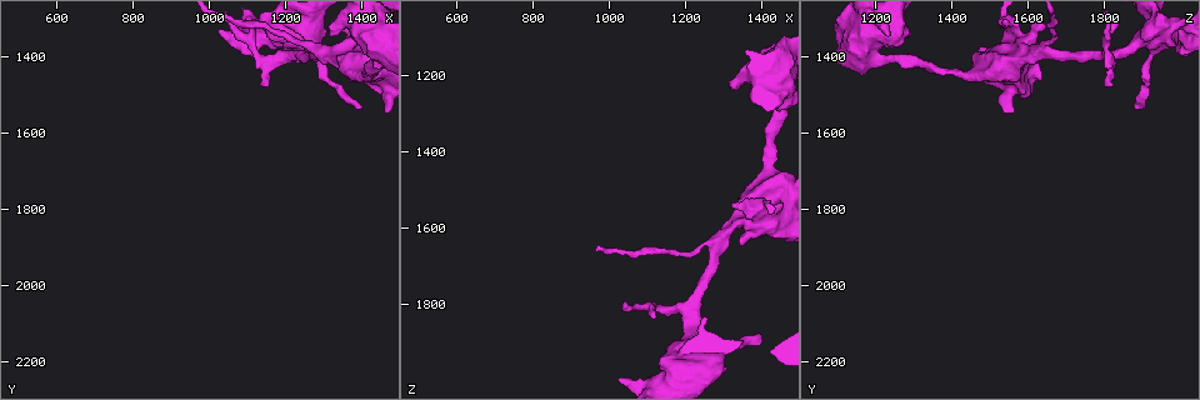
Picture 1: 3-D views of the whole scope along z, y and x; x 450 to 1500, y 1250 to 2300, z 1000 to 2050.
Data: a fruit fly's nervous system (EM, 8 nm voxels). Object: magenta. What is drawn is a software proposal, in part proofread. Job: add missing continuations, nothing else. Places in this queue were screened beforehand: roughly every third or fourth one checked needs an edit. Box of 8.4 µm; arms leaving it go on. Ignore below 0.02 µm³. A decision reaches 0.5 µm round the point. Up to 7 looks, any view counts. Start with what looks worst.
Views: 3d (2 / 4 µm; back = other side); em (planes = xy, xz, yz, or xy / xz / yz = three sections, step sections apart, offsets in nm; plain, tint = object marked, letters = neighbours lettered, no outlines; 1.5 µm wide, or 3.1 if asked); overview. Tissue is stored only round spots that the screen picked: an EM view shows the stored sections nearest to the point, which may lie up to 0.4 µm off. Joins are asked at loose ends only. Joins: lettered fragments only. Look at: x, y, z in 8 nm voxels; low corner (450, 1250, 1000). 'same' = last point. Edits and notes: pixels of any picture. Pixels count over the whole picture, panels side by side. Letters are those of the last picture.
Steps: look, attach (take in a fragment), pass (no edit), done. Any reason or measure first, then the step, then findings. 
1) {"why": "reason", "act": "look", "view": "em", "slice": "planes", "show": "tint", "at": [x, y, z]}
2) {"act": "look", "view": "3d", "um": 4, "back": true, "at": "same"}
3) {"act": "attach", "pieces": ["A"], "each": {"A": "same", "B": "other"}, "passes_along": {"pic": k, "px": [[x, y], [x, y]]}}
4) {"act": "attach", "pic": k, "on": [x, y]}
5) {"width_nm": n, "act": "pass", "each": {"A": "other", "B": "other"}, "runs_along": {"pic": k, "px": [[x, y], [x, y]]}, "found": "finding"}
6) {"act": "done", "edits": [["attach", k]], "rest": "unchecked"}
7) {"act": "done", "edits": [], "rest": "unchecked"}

{"why": "an open end", "act": "look", "view": "em", "slice": "planes", "show": "letters", "at": [1145, 1480, 1815]}

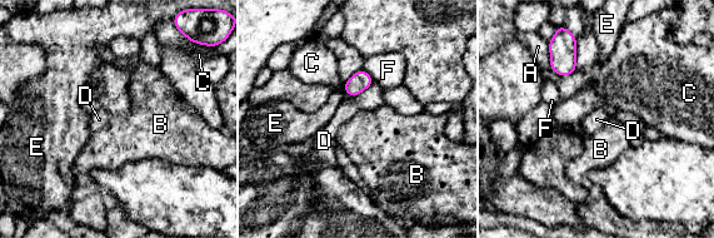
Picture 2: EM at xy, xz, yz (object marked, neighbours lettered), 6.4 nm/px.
{"act": "pass", "each": {"A": "other", "B": "other", "C": "other", "D": "other", "E": "other", "F": "other"}, "border": {"pic": 2, "px": [[374, 80], [354, 95], [343, 89]]}, "found": "no lettered fragment goes on from it"}

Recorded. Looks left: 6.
{"why": "tapers out", "act": "look", "view": "3d", "um": 2, "at": [1395, 1525, 1890]}

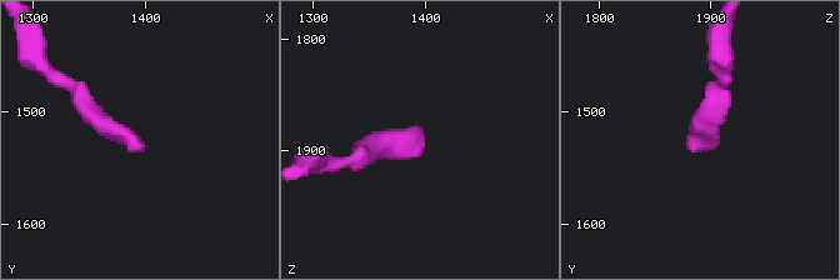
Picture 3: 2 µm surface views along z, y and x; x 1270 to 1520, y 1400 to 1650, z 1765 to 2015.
{"act": "look", "view": "em", "slice": "planes", "show": "letters", "at": [1400, 1530, 1890]}

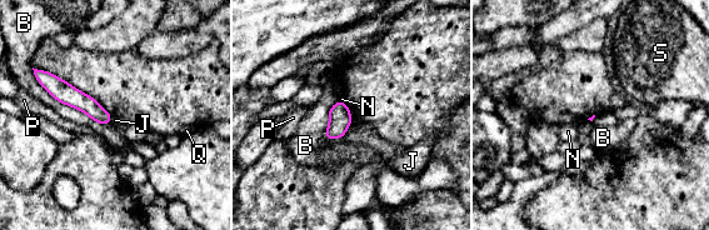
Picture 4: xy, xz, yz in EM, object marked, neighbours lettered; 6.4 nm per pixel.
{"act": "pass", "each": {"B": "other", "J": "other", "N": "other", "P": "other", "Q": "other", "S": "other"}, "runs_along": {"pic": 4, "px": [[48, 79], [108, 120]]}, "found": "no lettered fragment goes on from it"}

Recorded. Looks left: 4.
{"act": "look", "view": "em", "slice": "yz", "step": 8, "show": "letters", "at": [1025, 1335, 1995]}

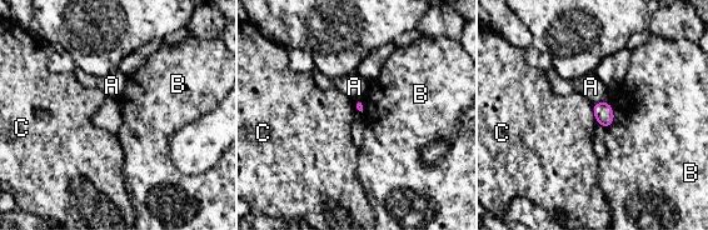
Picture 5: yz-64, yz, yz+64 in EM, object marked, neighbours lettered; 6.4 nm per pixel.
{"act": "pass", "each": {"A": "other", "B": "other", "C": "other"}, "border": {"pic": 5, "px": [[592, 104], [592, 111], [598, 124]]}, "found": "none of them fits"}

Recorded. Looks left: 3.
{"act": "done", "edits": [], "rest": "unchecked"}

